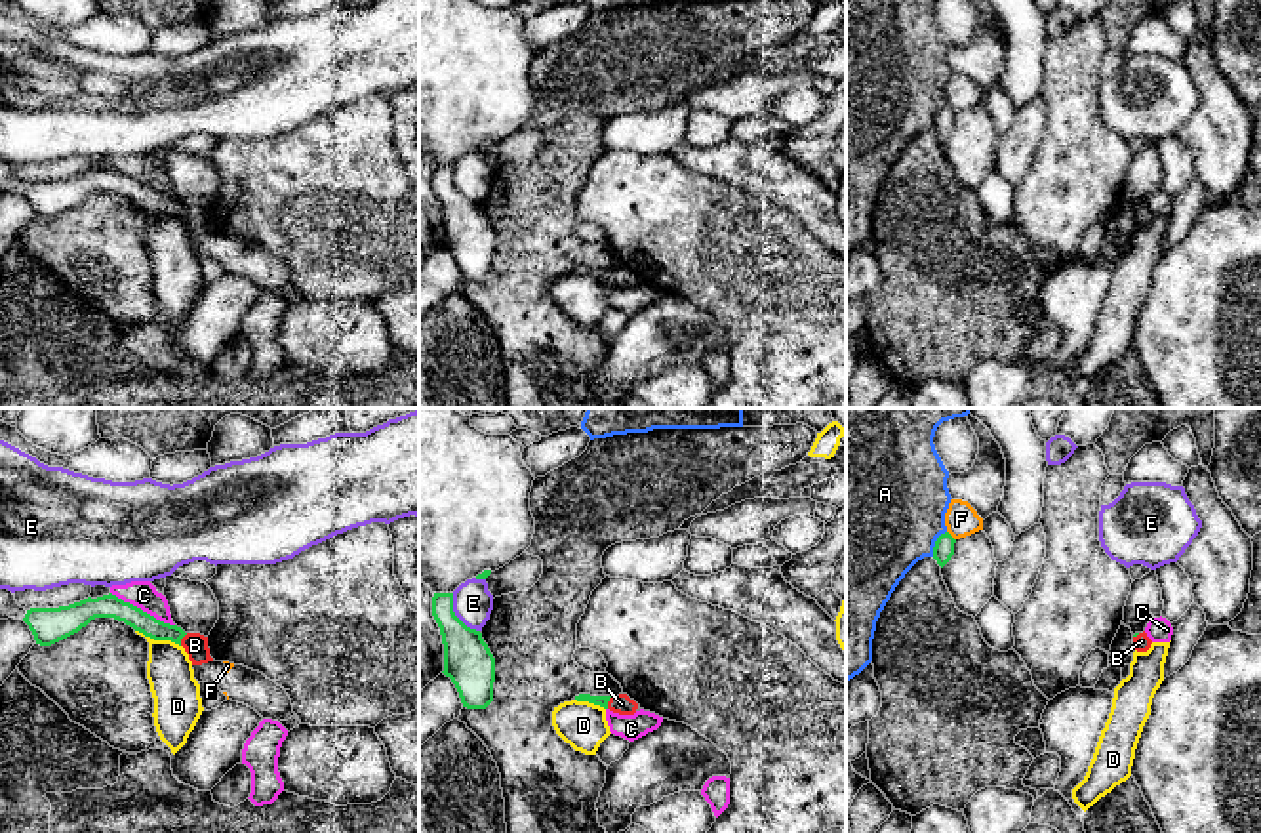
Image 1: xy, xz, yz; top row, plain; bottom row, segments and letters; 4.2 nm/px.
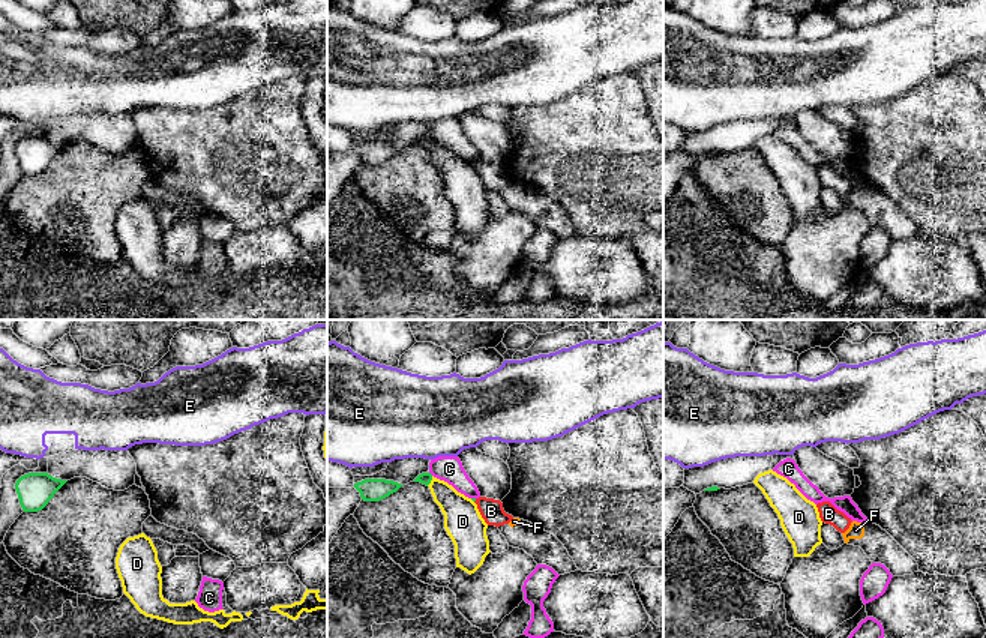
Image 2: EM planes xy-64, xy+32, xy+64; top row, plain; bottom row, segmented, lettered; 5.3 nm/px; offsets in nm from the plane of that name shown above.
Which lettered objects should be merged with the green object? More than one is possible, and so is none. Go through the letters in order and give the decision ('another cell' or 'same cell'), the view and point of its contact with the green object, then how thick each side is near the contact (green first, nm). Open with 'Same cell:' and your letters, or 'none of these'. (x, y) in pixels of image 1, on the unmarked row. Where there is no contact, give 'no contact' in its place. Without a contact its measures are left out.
Same cell: B
A: another cell | yz (936, 117) | 90/480 nm
B: same cell | xy (181, 210) | 90/100 nm
C: another cell | xy (141, 183) | 100/120 nm
D: another cell | xy (159, 212) | 100/200 nm
E: another cell | xz (456, 189) | 200/170 nm
F: another cell | yz (951, 109) | 90/140 nm

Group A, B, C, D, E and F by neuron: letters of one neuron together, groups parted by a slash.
A / B / C / D / E / F

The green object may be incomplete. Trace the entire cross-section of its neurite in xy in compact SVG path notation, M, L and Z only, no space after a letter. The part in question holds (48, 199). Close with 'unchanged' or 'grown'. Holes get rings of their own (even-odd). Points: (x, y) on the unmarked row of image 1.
M109 166L97 172L59 181L30 181L23 194L34 208L36 217L51 219L86 200L95 191L114 191L154 213L171 213L185 221L192 238L213 234L208 221L208 210L200 206L185 206L177 198L164 196L141 181L124 175Z | grown

